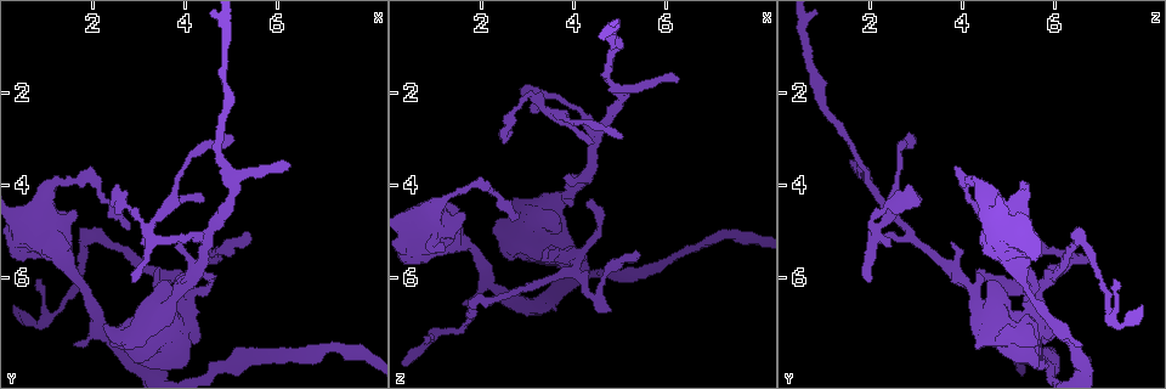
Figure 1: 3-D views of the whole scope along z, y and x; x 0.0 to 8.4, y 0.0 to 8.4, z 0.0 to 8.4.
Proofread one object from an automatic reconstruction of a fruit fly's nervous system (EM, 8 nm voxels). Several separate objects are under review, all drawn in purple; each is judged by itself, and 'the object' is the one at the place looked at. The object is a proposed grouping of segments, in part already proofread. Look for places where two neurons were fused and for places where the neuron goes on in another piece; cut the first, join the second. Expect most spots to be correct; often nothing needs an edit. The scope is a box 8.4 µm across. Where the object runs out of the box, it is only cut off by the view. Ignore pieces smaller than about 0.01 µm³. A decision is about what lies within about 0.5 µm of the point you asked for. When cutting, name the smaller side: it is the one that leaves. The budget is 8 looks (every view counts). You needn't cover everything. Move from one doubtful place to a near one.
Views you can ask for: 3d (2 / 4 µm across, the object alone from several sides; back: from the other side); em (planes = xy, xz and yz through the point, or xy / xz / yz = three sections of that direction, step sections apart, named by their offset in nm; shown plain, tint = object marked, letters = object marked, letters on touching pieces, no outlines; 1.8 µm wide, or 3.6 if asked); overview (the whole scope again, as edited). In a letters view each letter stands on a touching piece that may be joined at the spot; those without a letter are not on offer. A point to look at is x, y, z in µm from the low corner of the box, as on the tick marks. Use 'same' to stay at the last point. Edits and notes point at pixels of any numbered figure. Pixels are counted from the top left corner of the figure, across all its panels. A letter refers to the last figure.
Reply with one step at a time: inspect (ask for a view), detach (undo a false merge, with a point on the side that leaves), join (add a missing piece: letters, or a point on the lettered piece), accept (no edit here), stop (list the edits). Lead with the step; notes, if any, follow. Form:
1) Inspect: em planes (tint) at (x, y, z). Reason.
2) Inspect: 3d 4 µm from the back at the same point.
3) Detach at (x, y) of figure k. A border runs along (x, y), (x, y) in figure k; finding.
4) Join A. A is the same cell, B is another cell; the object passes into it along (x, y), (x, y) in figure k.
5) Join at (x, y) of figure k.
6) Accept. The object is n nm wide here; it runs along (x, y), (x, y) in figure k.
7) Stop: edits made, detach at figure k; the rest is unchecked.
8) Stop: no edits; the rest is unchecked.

Inspect: em xy step 8 (letters) at (1.70, 4.55, 4.65).

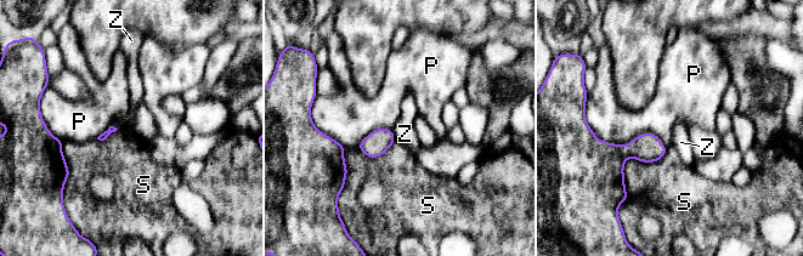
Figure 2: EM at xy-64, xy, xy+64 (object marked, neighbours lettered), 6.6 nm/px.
Inspect: em planes (letters) at the same point. Another direction.

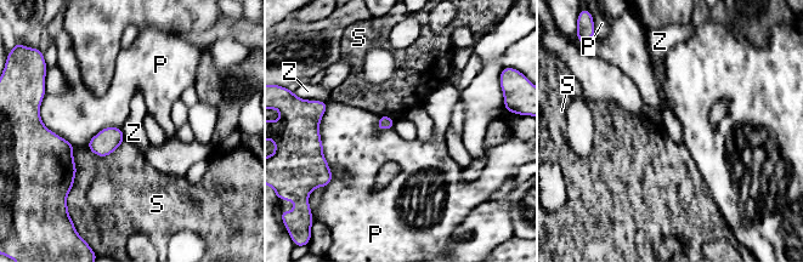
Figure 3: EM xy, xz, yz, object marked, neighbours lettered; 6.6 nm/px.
Accept. P, S and Z are other cells; a border runs along (120, 129), (124, 140) in figure 3; none of them fits.

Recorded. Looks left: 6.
Inspect: 3d 4 µm from the back at (5.35, 5.00, 5.50). Tapers out.

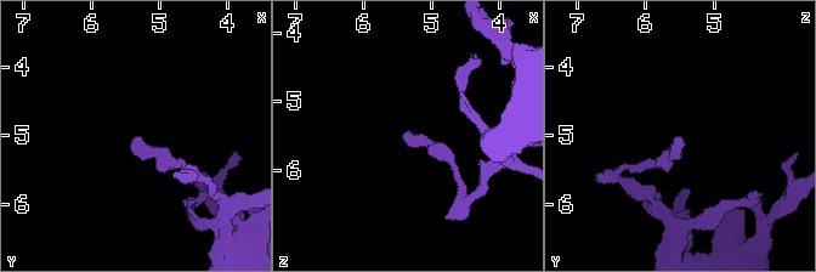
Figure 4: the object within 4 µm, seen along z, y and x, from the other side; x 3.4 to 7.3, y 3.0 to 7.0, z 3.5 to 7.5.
Inspect: em planes (letters) at (5.40, 5.05, 5.50).

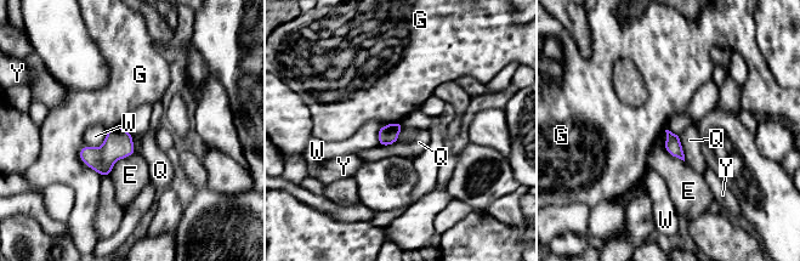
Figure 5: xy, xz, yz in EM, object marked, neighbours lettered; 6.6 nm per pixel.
Accept. E, G, Q, W and Y are other cells; a border runs along (679, 135), (685, 160) in figure 5; none of them fits.

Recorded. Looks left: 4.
Inspect: em planes (letters) at (4.00, 6.35, 5.70). Four or more arms meet.

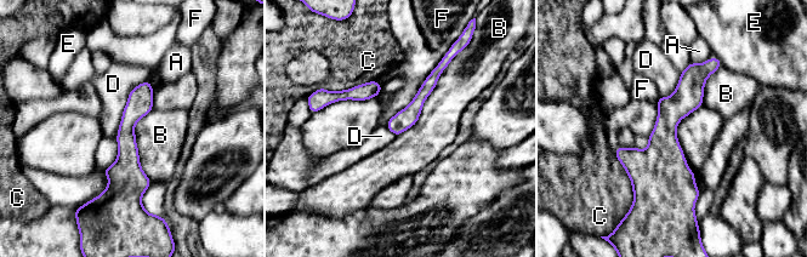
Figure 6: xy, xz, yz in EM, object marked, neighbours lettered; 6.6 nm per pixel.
Accept. A, B, C, D, E and F are other cells; it runs along (146, 85), (126, 126), (123, 203) in figure 6; continuous, no second neuron.

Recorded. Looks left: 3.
Inspect: em xy step 8 (letters) at (3.30, 5.05, 2.10).

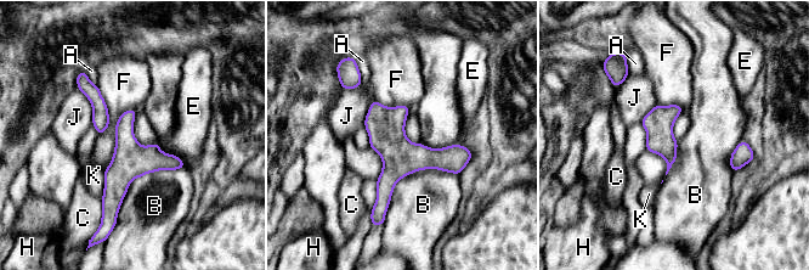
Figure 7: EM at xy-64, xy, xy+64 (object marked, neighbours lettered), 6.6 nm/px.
Accept. A, B, C, E, F, H, J and K are other cells; it runs along (374, 105), (390, 141), (384, 207) in figure 7; all the same neuron.

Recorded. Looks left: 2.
Stop: no edits; the rest is unchecked.

